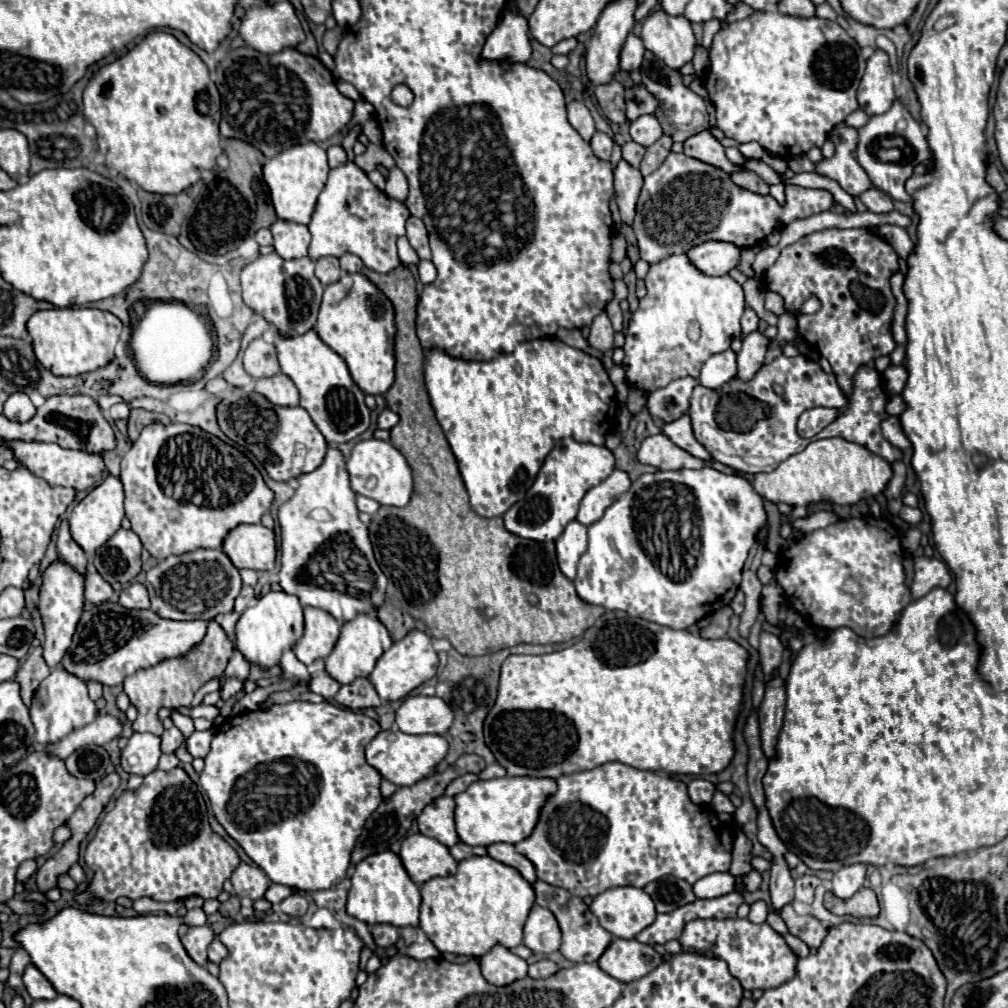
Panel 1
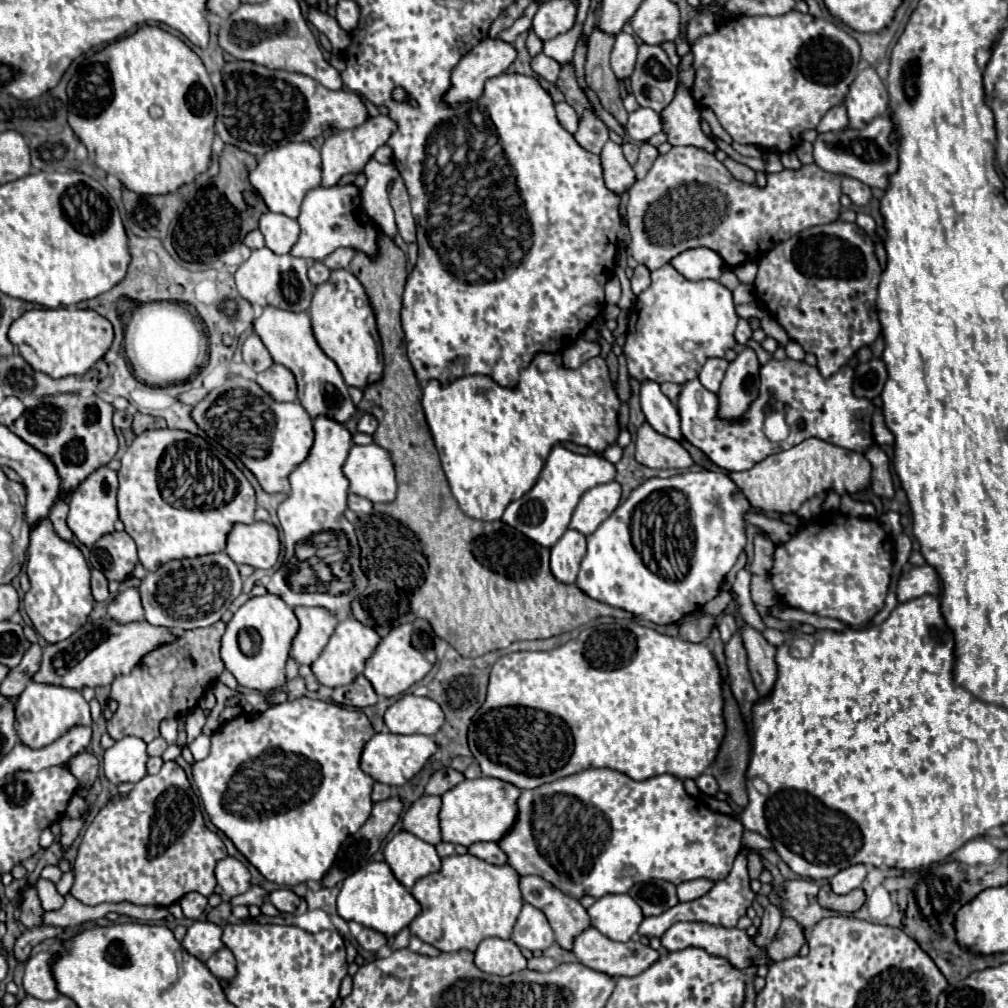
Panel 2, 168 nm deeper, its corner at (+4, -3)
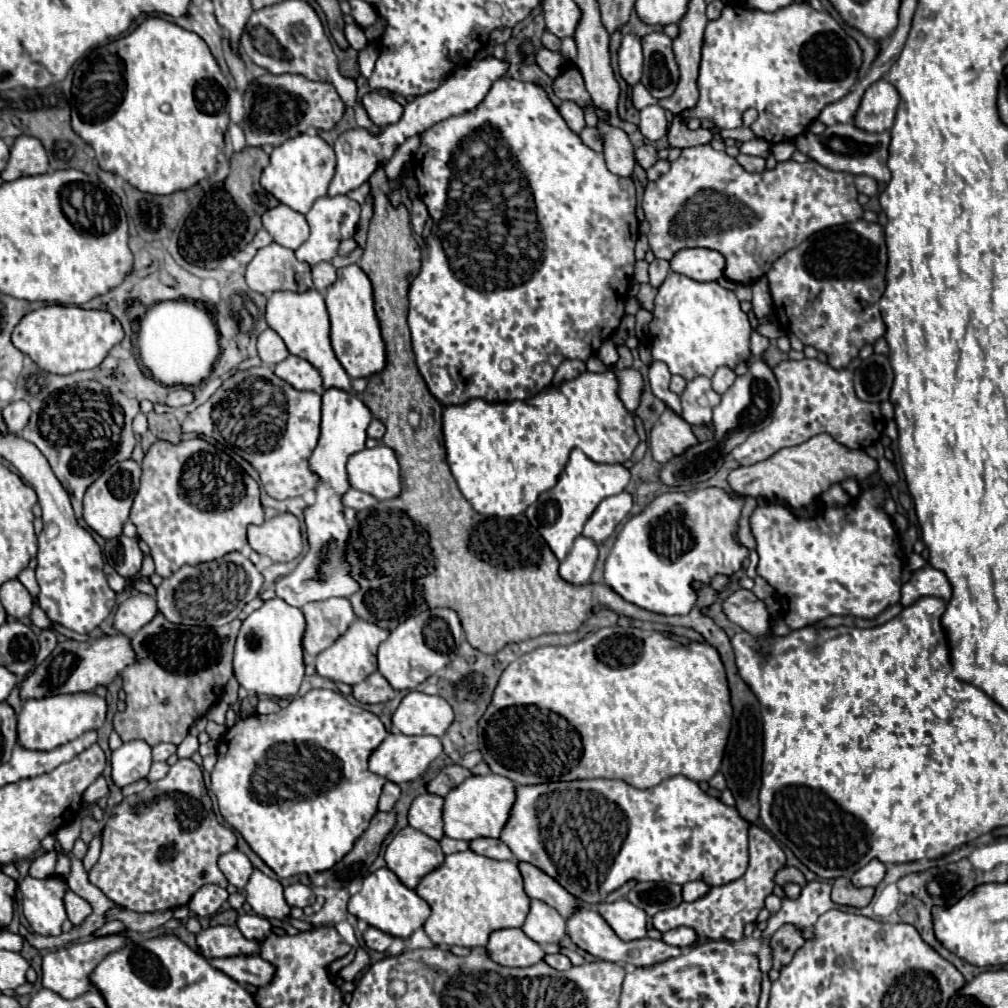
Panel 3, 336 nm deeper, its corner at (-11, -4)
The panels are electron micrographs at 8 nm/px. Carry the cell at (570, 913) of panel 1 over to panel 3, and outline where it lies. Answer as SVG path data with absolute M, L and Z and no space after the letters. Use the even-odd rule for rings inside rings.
M519 864L519 870L525 880L525 892L529 898L553 906L563 918L571 918L579 910L575 896L571 896L557 880L547 876L543 870L531 864Z

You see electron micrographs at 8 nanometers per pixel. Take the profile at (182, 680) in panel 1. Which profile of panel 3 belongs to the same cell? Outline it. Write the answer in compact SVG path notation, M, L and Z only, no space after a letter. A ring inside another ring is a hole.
M157 614L157 616L155 616L155 620L151 620L151 624L143 626L143 628L141 628L133 638L131 638L133 648L135 648L135 652L137 652L137 662L135 662L135 664L131 664L131 666L127 666L127 668L123 670L123 690L125 690L125 694L127 694L127 698L125 698L127 708L125 708L125 712L117 712L117 714L115 714L115 718L113 718L115 732L121 736L121 740L123 740L123 742L131 742L131 740L145 740L145 742L147 742L147 744L151 744L151 746L157 746L159 742L181 744L181 742L183 742L183 738L185 738L185 736L187 736L187 732L189 732L189 726L191 726L197 718L201 718L201 716L205 716L205 714L207 714L207 710L209 710L209 708L219 700L219 690L221 690L221 688L227 684L227 680L233 676L231 658L233 658L235 636L237 636L239 628L241 628L241 620L233 620L233 622L225 624L225 626L219 626L219 628L181 626L181 624L171 624L171 622L167 622L161 614Z

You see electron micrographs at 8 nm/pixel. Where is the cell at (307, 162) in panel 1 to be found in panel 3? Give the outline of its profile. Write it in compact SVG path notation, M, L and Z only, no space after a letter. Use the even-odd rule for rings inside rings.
M303 134L295 140L287 140L271 152L271 162L261 174L261 186L271 192L281 204L289 206L299 214L307 214L313 202L327 196L327 188L335 176L335 154L333 148L317 134Z

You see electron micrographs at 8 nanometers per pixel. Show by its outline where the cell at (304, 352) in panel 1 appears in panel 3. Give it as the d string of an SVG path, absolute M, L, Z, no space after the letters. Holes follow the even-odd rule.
M311 290L305 294L273 292L267 302L267 324L271 330L275 330L283 338L283 342L291 354L307 360L311 366L315 366L319 370L319 374L323 378L323 390L329 390L329 388L337 388L337 390L345 390L345 392L353 390L351 378L347 376L345 368L341 366L341 362L337 360L337 356L331 348L329 316L327 316L325 302L317 290Z

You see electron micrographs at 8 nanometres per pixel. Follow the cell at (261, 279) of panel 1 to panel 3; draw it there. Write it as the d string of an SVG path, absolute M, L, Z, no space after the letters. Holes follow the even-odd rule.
M279 244L261 248L257 256L247 264L245 280L251 290L271 296L273 292L307 292L313 288L311 266L299 262L295 252Z

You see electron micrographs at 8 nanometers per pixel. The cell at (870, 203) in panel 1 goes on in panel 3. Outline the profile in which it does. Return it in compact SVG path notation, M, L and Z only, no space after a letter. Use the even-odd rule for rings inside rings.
M855 176L855 186L861 194L867 194L867 196L875 196L877 194L877 182L869 176Z

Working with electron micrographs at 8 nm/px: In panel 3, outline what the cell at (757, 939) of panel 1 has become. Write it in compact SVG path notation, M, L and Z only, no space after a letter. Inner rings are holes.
M675 928L675 930L663 934L663 942L671 944L671 946L679 946L679 948L693 946L693 944L697 944L697 932L693 928Z

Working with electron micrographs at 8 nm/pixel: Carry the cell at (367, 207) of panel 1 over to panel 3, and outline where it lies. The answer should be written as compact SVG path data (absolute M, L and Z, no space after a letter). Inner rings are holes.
M323 196L323 198L315 200L311 210L307 212L307 222L309 222L309 228L311 228L311 236L307 238L307 242L303 242L295 250L295 256L299 260L305 260L311 266L319 264L323 260L331 260L333 256L337 256L339 244L343 240L355 236L357 226L359 226L359 214L361 214L359 202L355 202L347 196Z

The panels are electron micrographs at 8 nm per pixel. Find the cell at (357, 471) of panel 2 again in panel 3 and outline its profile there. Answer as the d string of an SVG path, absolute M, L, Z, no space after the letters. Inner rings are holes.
M379 444L365 448L347 462L349 482L353 488L375 496L377 500L391 500L401 494L401 470L395 452Z

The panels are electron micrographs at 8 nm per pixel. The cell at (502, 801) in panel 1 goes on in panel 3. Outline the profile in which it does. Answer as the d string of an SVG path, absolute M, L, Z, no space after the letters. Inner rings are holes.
M489 772L487 776L471 776L445 796L445 806L443 806L445 836L467 842L477 838L499 838L509 820L513 804L515 804L513 780L493 772Z

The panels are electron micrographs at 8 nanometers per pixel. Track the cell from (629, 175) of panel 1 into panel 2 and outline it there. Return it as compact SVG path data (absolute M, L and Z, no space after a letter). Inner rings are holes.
M608 139L608 143L604 145L600 153L600 161L602 161L602 171L604 171L604 183L610 191L622 193L628 187L632 187L636 177L618 143Z

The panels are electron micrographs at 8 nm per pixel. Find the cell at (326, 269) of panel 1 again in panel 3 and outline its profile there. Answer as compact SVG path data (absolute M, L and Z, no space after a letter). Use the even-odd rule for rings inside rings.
M319 262L313 266L313 284L317 290L329 288L337 280L337 272L331 262Z

